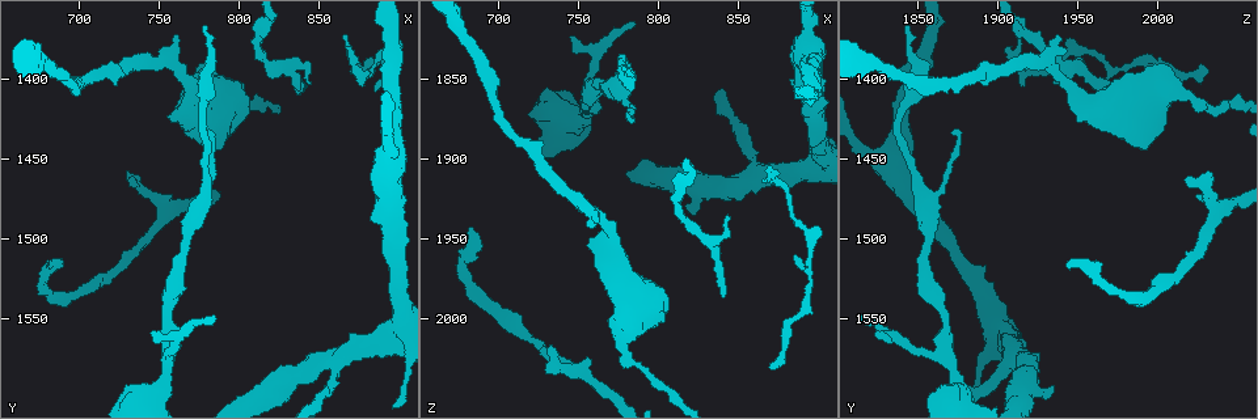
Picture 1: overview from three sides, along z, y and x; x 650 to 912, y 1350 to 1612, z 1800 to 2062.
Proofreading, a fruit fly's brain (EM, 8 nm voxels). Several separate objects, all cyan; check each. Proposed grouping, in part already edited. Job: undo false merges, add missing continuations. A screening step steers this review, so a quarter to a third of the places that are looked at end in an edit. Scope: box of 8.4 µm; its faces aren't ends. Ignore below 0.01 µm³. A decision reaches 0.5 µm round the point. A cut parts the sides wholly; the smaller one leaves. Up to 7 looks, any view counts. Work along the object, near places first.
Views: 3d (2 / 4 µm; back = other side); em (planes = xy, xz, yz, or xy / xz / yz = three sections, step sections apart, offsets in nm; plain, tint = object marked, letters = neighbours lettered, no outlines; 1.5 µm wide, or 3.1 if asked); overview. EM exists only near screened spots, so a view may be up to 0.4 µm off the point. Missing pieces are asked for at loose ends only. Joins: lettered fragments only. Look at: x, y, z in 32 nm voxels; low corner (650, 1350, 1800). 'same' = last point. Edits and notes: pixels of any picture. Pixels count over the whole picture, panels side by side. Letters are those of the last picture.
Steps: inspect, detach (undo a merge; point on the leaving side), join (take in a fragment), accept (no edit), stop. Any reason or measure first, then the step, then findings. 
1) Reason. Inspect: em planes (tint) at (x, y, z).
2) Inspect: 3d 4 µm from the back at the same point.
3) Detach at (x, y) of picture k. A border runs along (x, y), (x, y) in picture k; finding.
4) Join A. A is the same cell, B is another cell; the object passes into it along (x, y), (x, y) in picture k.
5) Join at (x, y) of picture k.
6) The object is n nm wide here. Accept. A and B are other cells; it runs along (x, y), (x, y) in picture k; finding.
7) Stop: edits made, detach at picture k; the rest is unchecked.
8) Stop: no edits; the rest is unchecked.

Thick turns thin. Inspect: 3d 2 µm at (778, 1474, 1854).

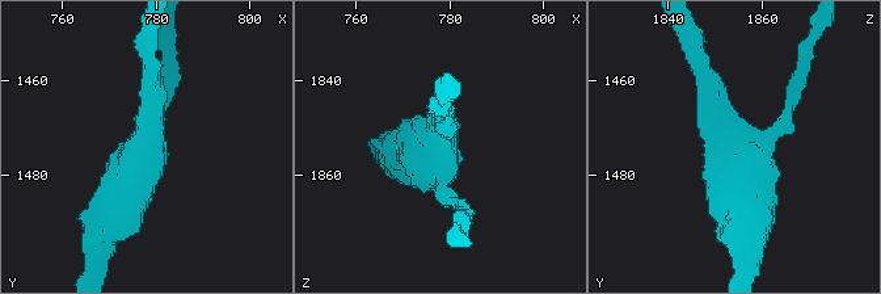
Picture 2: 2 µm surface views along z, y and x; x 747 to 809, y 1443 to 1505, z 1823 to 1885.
3 arms meet here; now the EM. Inspect: em planes (tint) at (778, 1474, 1855).

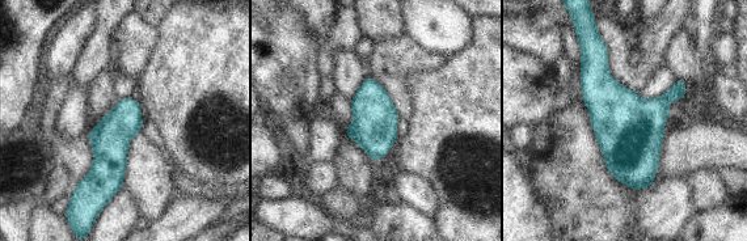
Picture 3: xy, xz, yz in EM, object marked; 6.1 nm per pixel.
See the neighbours. Inspect: em planes (letters) at the same point.

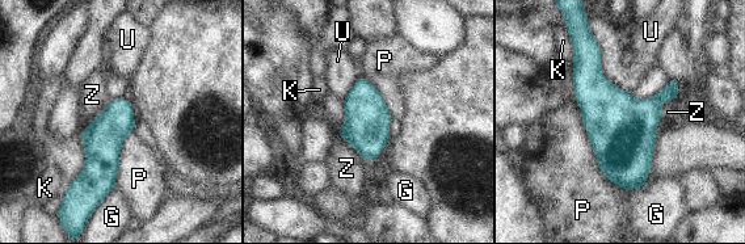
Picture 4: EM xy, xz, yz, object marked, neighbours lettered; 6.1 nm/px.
Accept. G, K, P, U and Z are other cells; a border runs along (575, 102), (598, 168), (644, 185) in picture 4; continuous, no second cell.

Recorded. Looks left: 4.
An open end. Inspect: 3d 4 µm at (822, 1592, 1934).

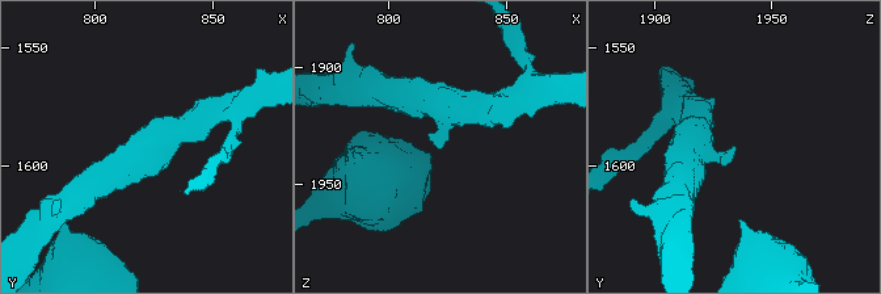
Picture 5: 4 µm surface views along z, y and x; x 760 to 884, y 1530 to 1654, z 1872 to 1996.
Now the EM. Inspect: em planes (letters) at (820, 1592, 1935).

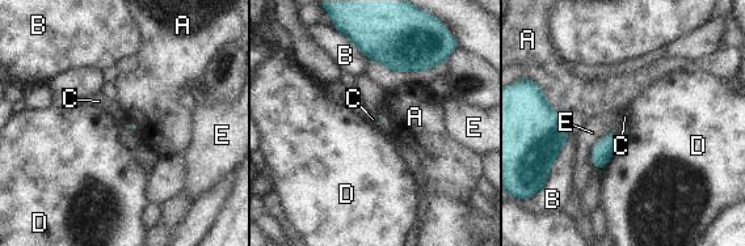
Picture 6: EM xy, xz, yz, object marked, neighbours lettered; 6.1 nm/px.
Accept. A, B, C, D and E are other cells; a border runs along (621, 145), (604, 166) in picture 6; none of them fits.

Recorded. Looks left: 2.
Branch stops here. Inspect: em yz step 4 (letters) at (842, 1404, 1986).

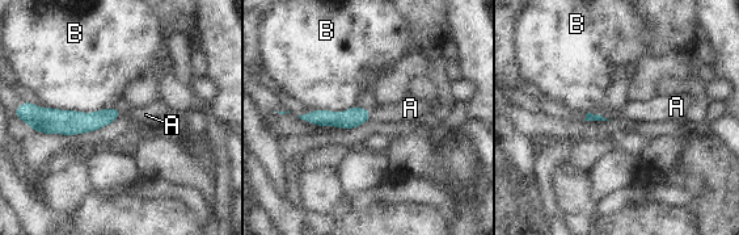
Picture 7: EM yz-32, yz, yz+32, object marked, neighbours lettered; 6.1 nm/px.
Join A. A is the same cell, B is another cell; the object passes into it along (353, 117), (368, 114), (408, 109) in picture 7; the cell continues.

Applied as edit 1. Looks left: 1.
Stop: edits made, join at picture 7; the rest is unchecked.

